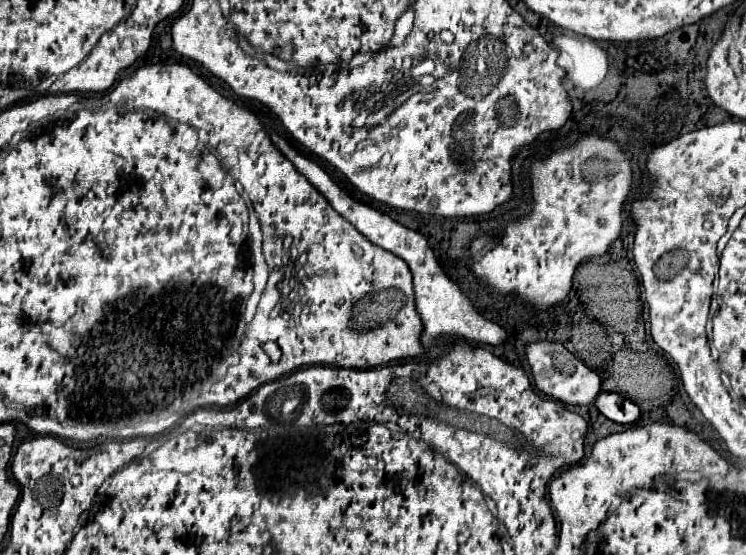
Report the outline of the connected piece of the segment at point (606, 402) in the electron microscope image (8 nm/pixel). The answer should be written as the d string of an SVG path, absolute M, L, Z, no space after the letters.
M602 393L596 399L596 407L614 423L630 425L640 419L640 407L620 393Z

